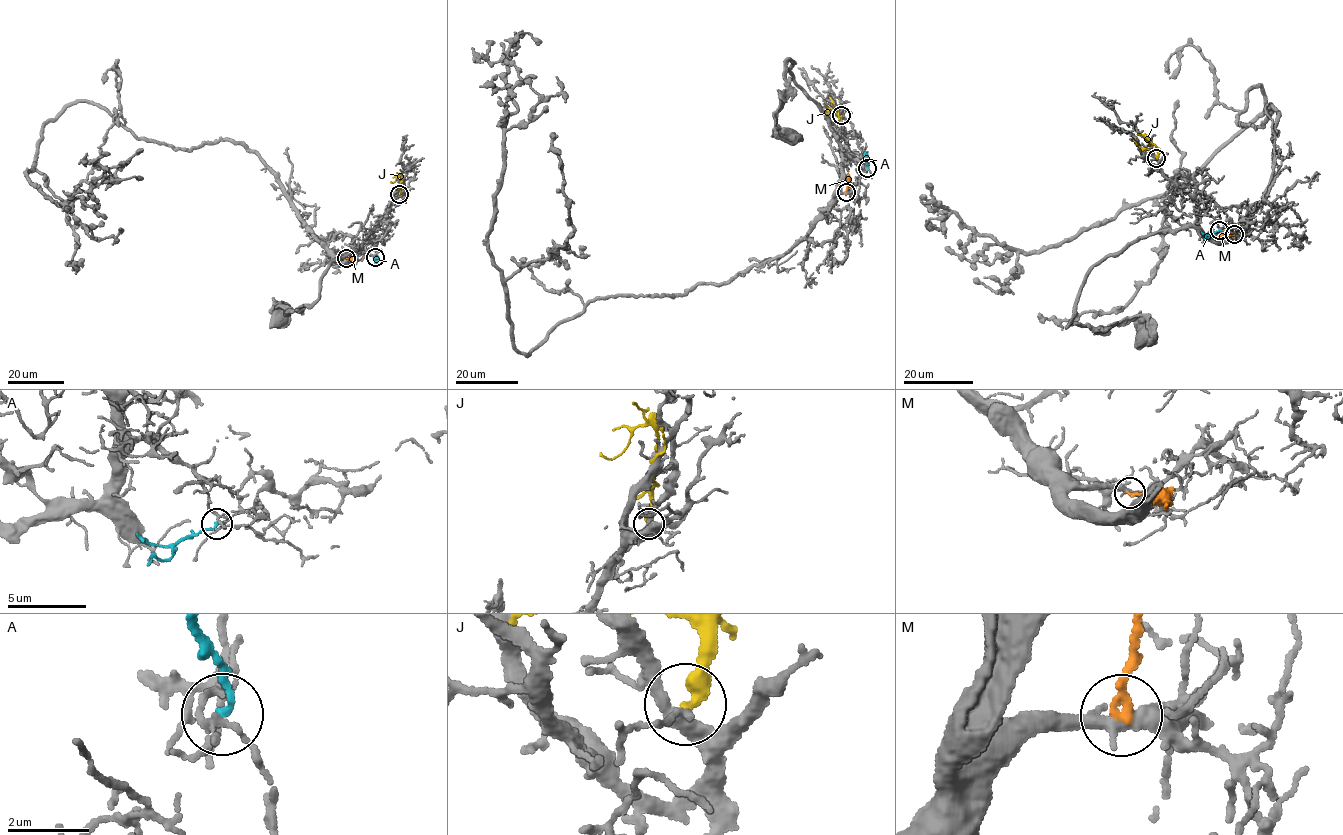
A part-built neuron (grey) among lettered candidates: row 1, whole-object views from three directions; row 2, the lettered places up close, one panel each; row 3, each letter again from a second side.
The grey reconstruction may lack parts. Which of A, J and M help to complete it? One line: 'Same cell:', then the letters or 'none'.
Same cell: none

